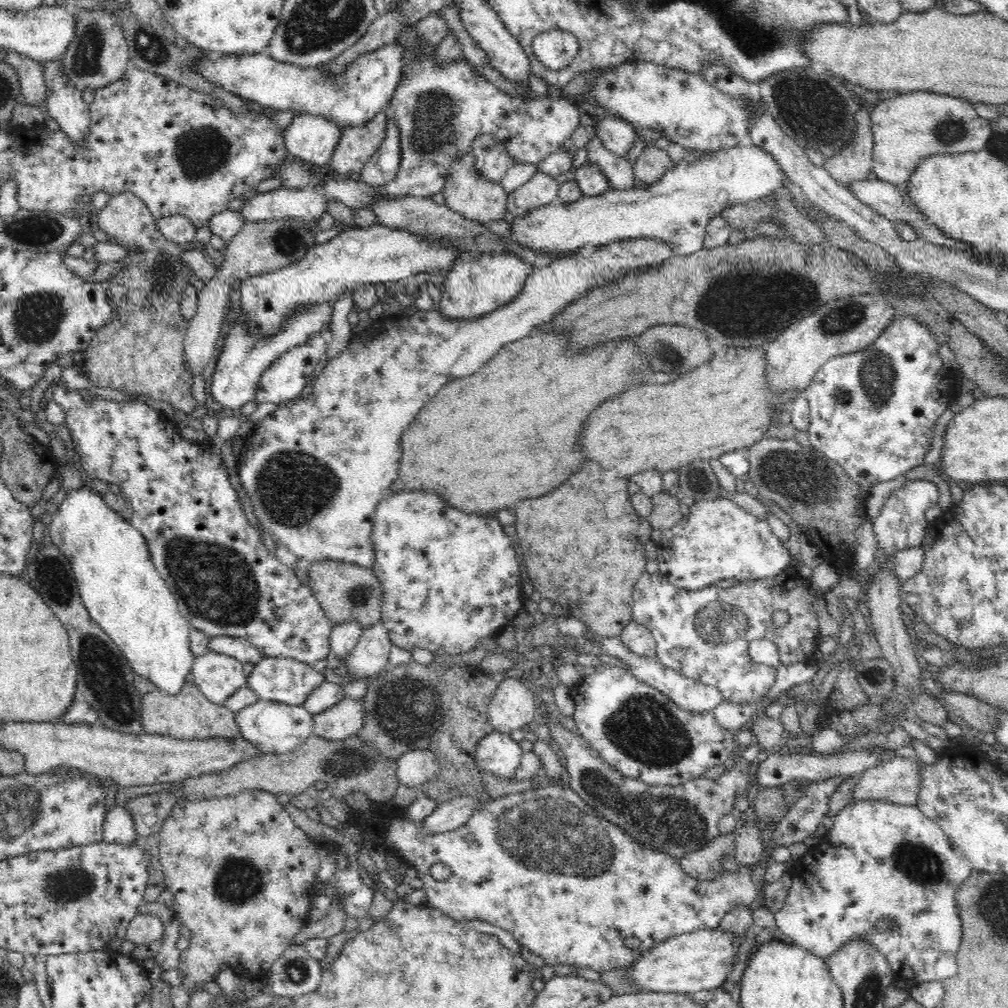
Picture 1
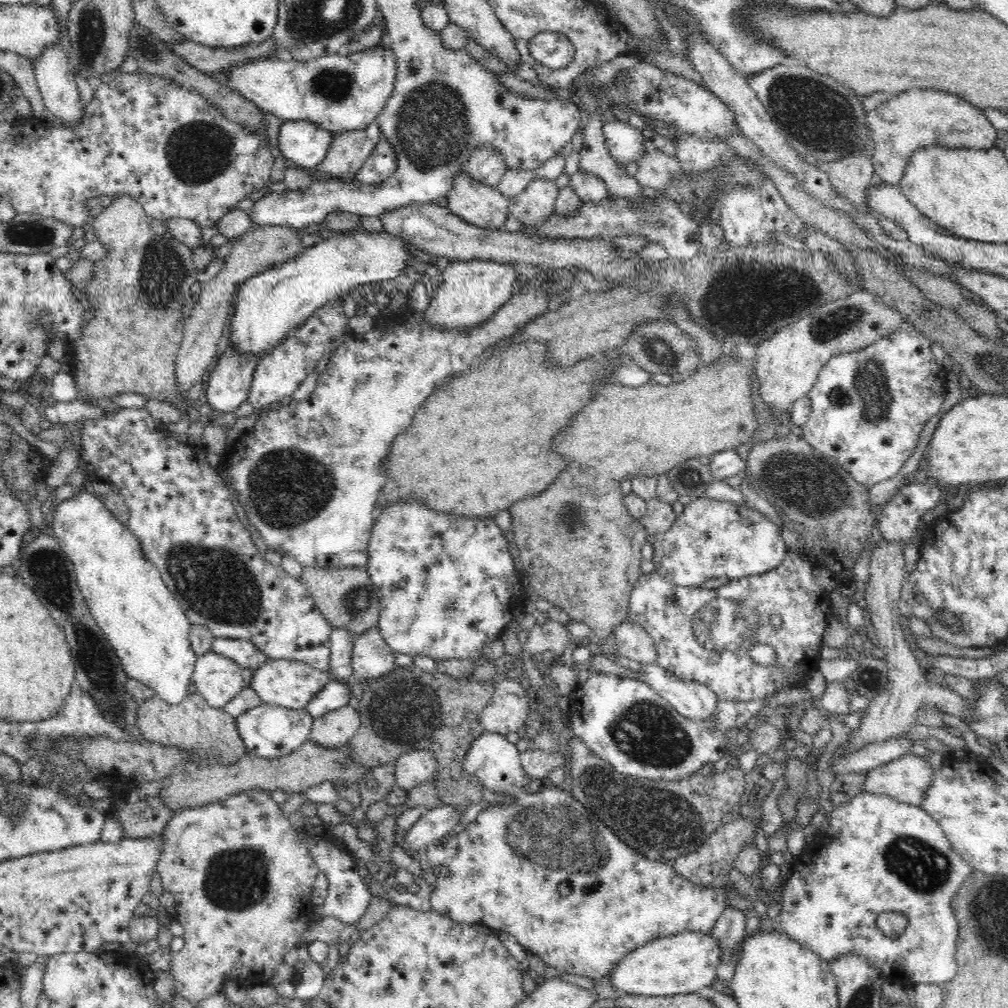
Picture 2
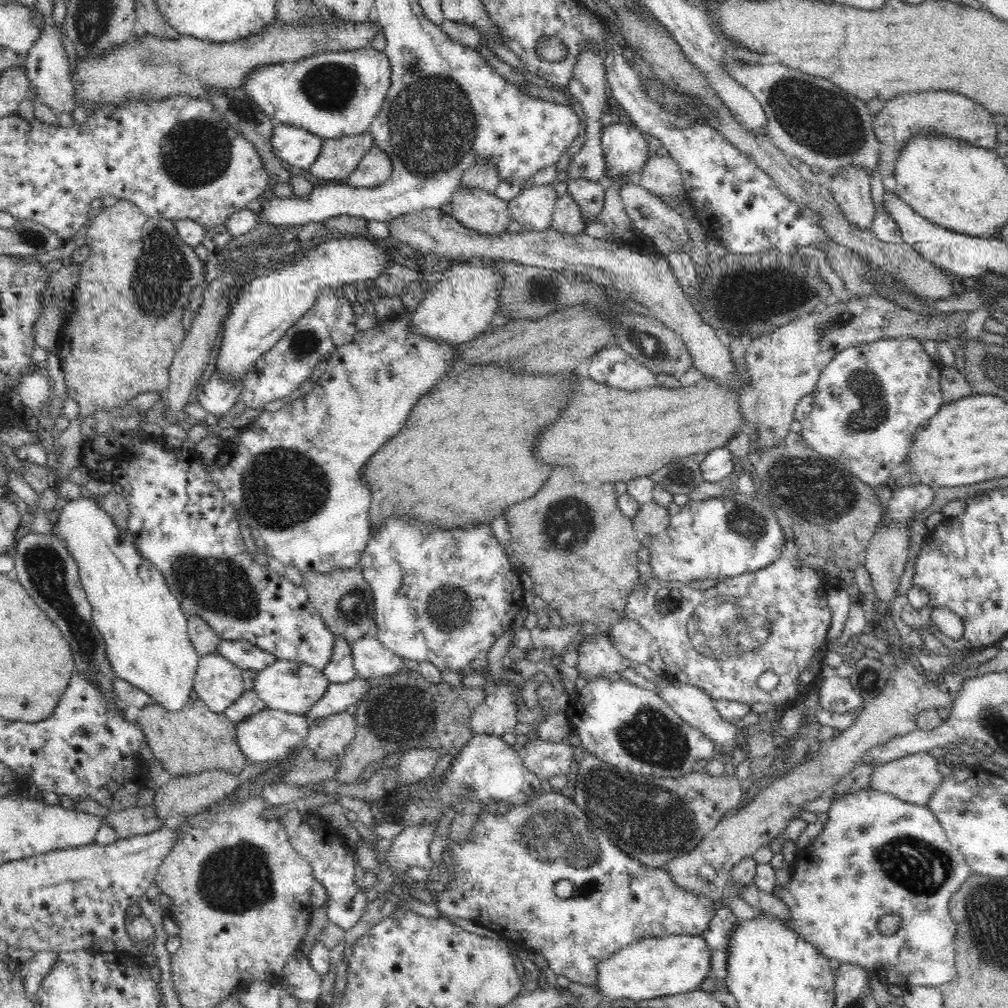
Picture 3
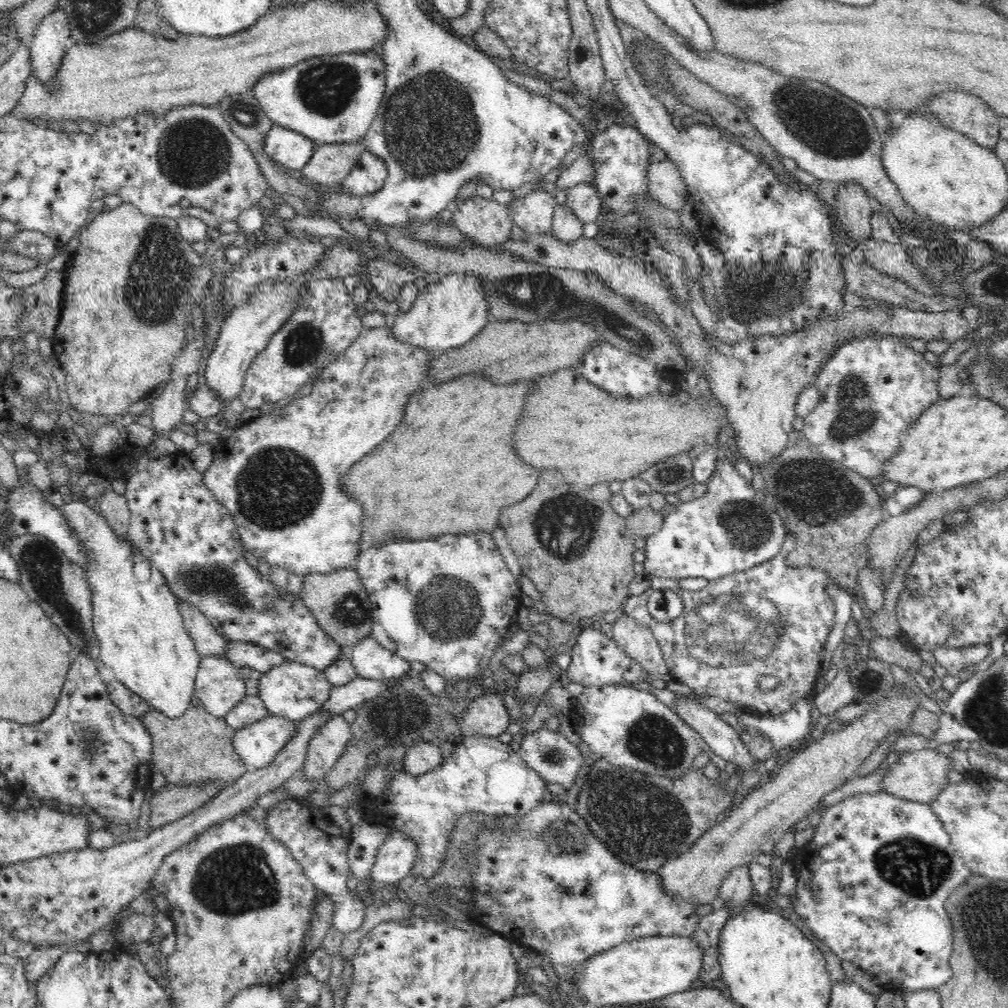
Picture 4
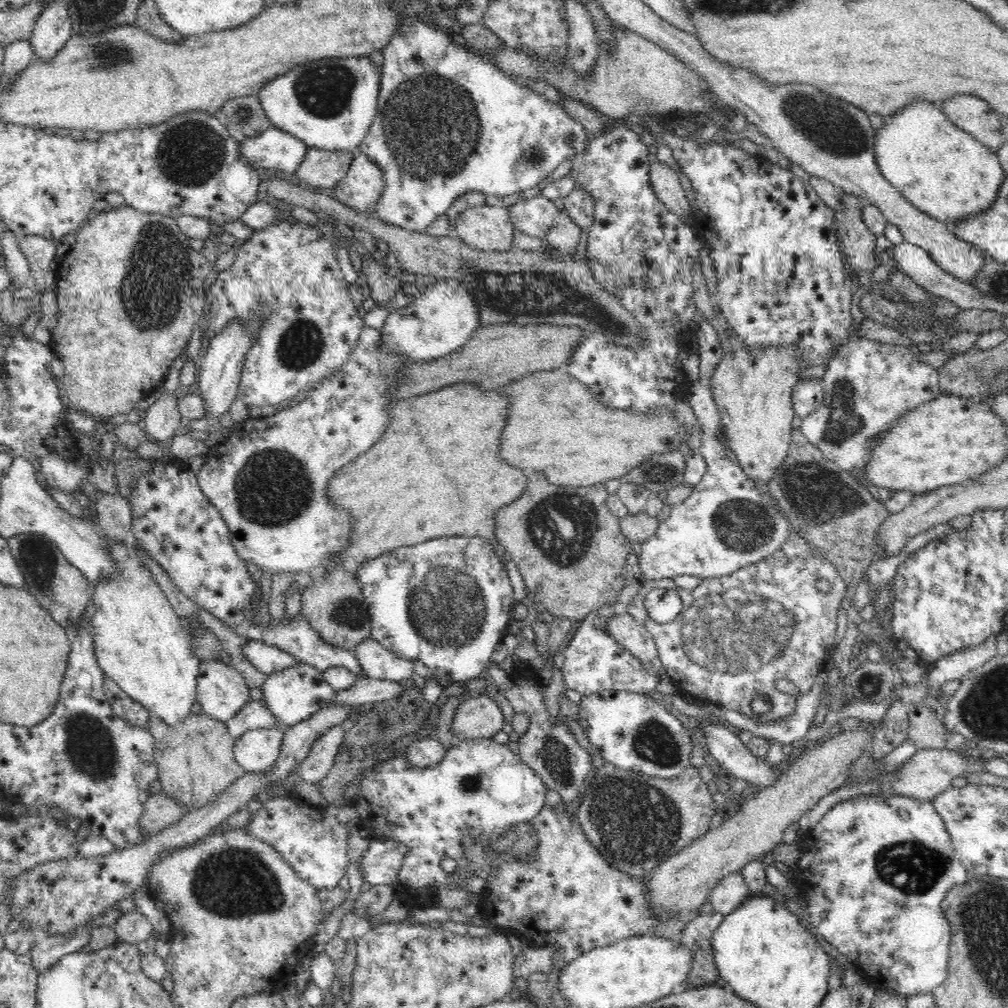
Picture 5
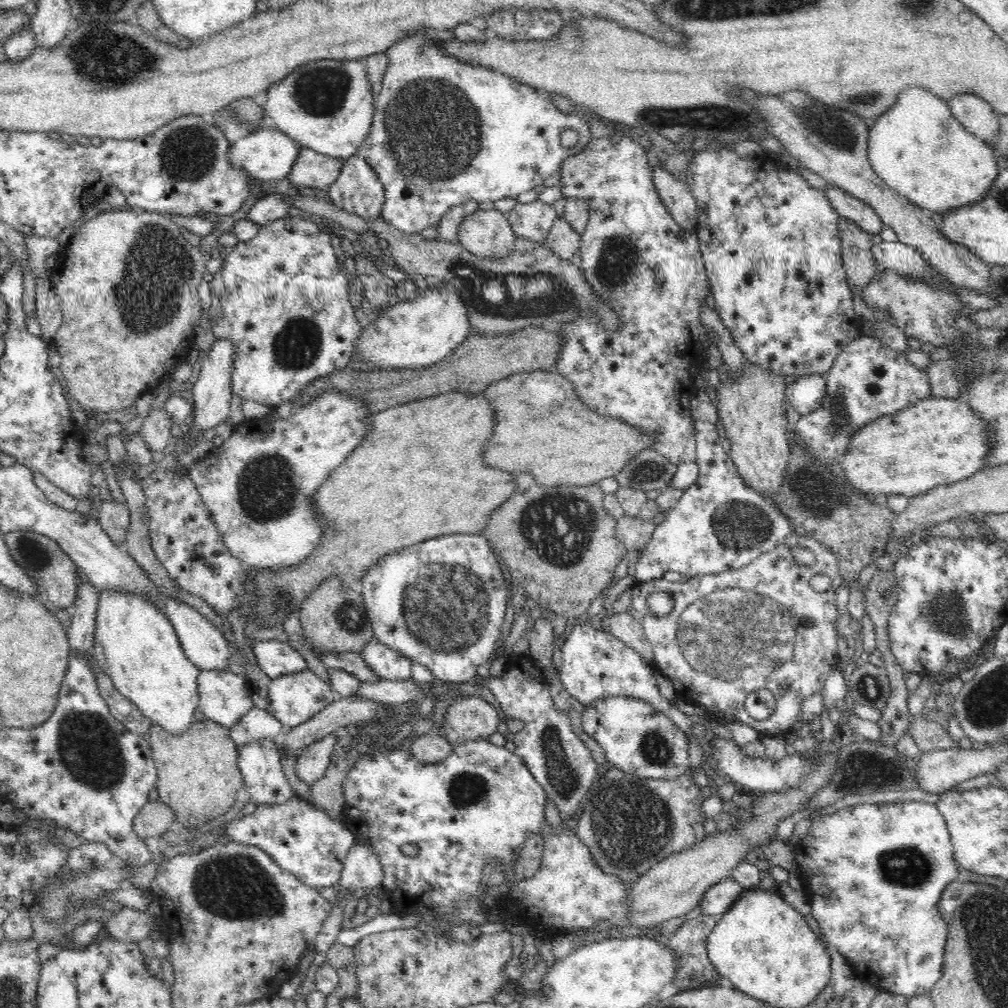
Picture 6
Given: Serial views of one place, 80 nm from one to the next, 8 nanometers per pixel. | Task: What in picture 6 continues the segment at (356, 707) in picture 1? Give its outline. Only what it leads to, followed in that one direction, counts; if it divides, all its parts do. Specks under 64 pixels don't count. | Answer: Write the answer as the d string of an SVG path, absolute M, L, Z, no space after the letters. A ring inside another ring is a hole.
M327 735L322 740L307 746L295 759L296 774L302 782L311 785L324 776L337 740L336 735Z

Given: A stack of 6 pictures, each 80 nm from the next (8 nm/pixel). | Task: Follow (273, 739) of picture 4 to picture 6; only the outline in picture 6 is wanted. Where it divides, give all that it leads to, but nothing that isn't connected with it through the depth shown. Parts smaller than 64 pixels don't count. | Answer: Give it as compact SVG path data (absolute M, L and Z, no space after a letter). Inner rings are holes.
M274 740L257 741L239 749L238 766L249 802L280 804L295 796Z

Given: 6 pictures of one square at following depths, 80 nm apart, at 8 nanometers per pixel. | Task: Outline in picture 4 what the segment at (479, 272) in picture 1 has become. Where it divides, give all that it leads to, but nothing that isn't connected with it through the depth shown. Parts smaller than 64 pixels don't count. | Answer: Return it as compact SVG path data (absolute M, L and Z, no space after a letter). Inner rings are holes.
M463 272L446 274L434 283L422 285L412 307L395 316L391 335L400 342L437 355L472 340L489 323L488 314L488 298L479 276Z

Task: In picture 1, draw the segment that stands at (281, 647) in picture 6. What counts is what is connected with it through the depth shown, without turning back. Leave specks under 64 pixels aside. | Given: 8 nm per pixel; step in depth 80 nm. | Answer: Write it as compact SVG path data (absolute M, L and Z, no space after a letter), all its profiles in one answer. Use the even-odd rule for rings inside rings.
M216 636L210 640L208 650L230 656L242 663L259 664L265 657L250 641L232 636Z

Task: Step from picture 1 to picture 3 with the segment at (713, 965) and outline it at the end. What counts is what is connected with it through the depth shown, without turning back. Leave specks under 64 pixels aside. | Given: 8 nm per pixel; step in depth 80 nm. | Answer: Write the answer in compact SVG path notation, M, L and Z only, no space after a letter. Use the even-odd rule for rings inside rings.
M701 935L650 937L613 952L596 967L594 985L605 1000L650 1000L696 990L708 977L711 952Z

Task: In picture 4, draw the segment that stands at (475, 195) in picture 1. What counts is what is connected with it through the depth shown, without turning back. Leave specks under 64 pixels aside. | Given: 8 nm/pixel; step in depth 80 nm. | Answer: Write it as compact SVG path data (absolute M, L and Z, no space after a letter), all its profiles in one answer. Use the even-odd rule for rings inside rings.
M468 198L462 204L452 207L452 211L452 223L473 244L477 244L479 247L500 246L500 244L506 244L511 238L511 230L514 224L509 213L509 207L492 198Z

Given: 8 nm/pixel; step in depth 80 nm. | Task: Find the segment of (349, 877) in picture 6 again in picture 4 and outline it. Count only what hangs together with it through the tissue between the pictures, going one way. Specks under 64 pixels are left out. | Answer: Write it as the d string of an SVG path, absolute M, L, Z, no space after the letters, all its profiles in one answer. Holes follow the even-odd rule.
M390 832L378 848L376 860L369 875L369 885L399 883L409 876L418 858L418 845L401 832Z

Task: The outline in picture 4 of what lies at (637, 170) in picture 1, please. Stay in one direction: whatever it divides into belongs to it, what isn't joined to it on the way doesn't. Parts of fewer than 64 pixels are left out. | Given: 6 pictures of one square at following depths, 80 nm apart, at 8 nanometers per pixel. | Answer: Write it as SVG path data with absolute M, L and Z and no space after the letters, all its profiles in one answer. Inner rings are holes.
M669 159L648 166L647 184L649 196L670 210L680 211L687 200L687 185Z

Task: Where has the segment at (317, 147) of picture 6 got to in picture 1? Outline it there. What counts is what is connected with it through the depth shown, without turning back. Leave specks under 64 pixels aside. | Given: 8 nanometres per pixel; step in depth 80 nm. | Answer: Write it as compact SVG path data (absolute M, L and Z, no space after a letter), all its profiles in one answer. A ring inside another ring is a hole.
M394 42L381 46L374 52L367 52L353 60L345 71L337 75L328 77L328 69L324 65L311 67L299 67L294 64L274 60L267 51L253 55L225 55L202 60L194 60L194 65L202 73L204 79L226 89L232 94L238 95L243 99L254 100L261 104L263 108L269 108L272 111L294 111L296 115L312 115L328 118L328 121L334 121L336 127L340 130L347 127L360 127L371 122L379 113L384 112L388 106L389 100L395 93L397 84L401 77L401 68L403 67L404 44Z

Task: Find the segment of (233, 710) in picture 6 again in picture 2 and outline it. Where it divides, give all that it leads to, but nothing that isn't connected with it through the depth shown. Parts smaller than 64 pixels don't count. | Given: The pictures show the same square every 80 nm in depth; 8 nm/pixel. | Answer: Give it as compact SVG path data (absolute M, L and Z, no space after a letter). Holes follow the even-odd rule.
M214 651L198 655L192 676L194 686L212 708L222 708L244 688L243 669Z

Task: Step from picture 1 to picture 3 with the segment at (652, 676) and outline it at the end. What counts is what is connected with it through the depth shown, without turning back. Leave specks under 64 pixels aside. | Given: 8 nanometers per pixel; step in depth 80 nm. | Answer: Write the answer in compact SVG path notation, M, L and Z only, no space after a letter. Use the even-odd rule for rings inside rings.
M664 676L661 681L658 681L656 687L659 688L660 696L675 710L675 713L690 727L694 727L704 733L708 739L714 741L714 745L720 746L722 751L732 753L734 750L738 750L738 747L743 748L745 746L739 746L737 744L737 736L739 730L732 723L727 723L724 718L718 713L715 707L714 699L701 688L697 686L690 686L689 684L682 684L676 681L674 685L670 683L670 677Z

